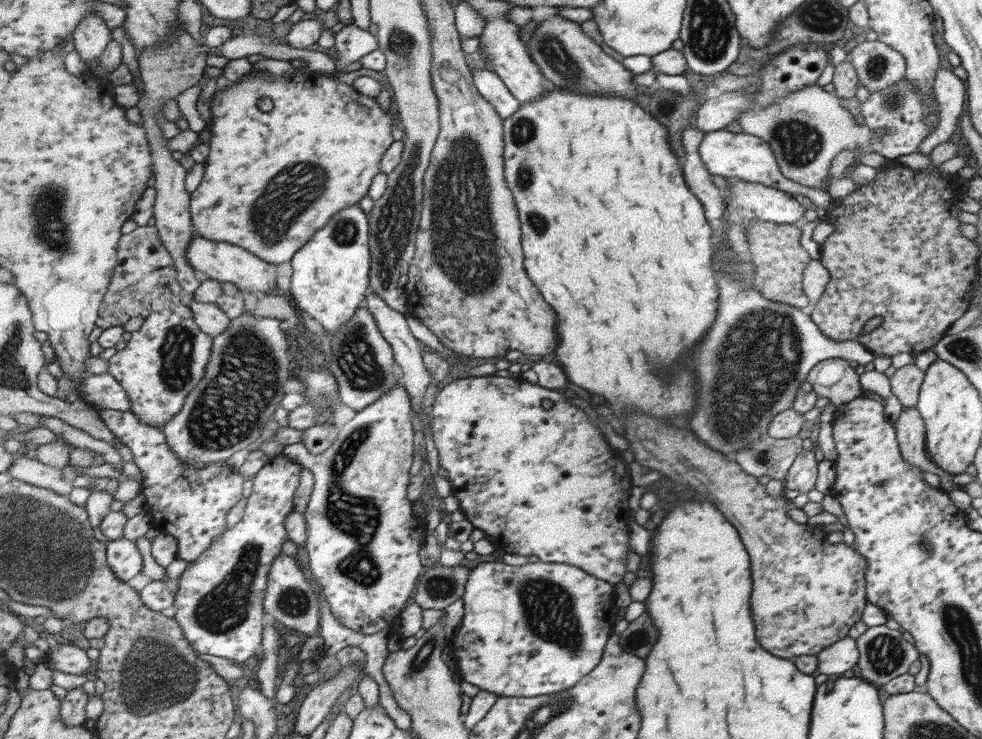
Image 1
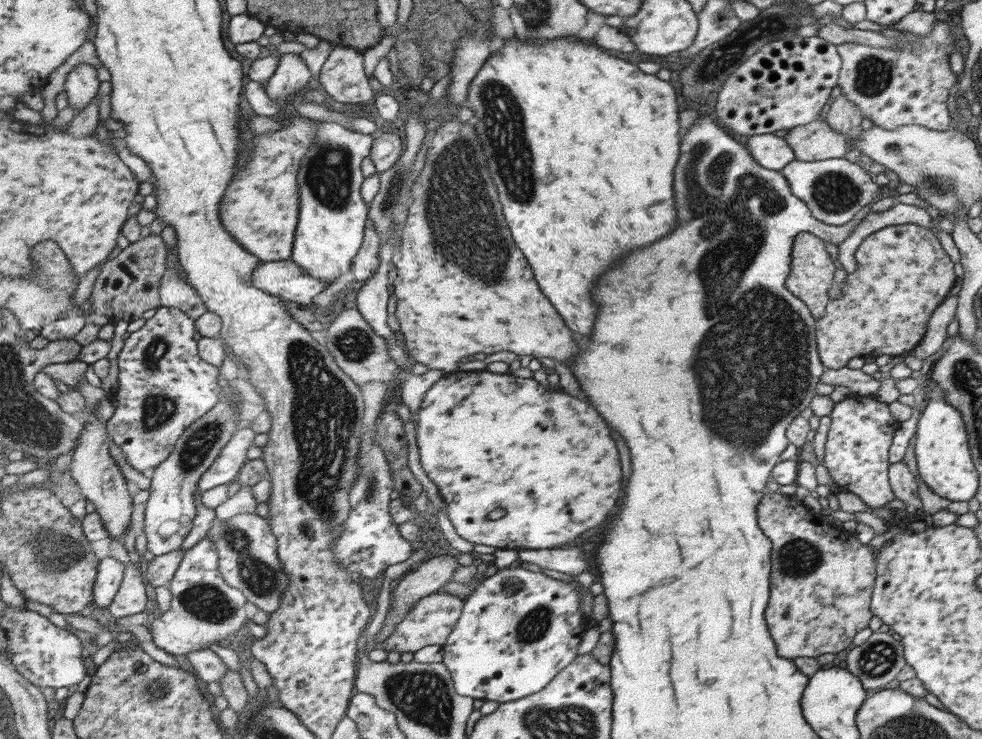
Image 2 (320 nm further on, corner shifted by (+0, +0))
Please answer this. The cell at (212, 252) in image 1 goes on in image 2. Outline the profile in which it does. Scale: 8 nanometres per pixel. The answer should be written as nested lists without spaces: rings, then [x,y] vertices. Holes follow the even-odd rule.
[[[292,258],[263,262],[254,274],[254,285],[300,307],[311,304],[313,298],[325,292],[328,286],[323,279],[315,278]]]

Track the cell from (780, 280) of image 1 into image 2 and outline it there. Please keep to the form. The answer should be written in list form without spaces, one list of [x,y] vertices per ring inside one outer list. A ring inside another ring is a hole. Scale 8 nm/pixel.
[[[801,232],[793,238],[790,253],[790,273],[787,275],[784,285],[791,294],[805,303],[811,316],[817,319],[824,315],[825,307],[831,299],[828,295],[828,288],[833,283],[835,264],[829,259],[829,254],[825,252],[824,242],[813,235],[808,232]]]

